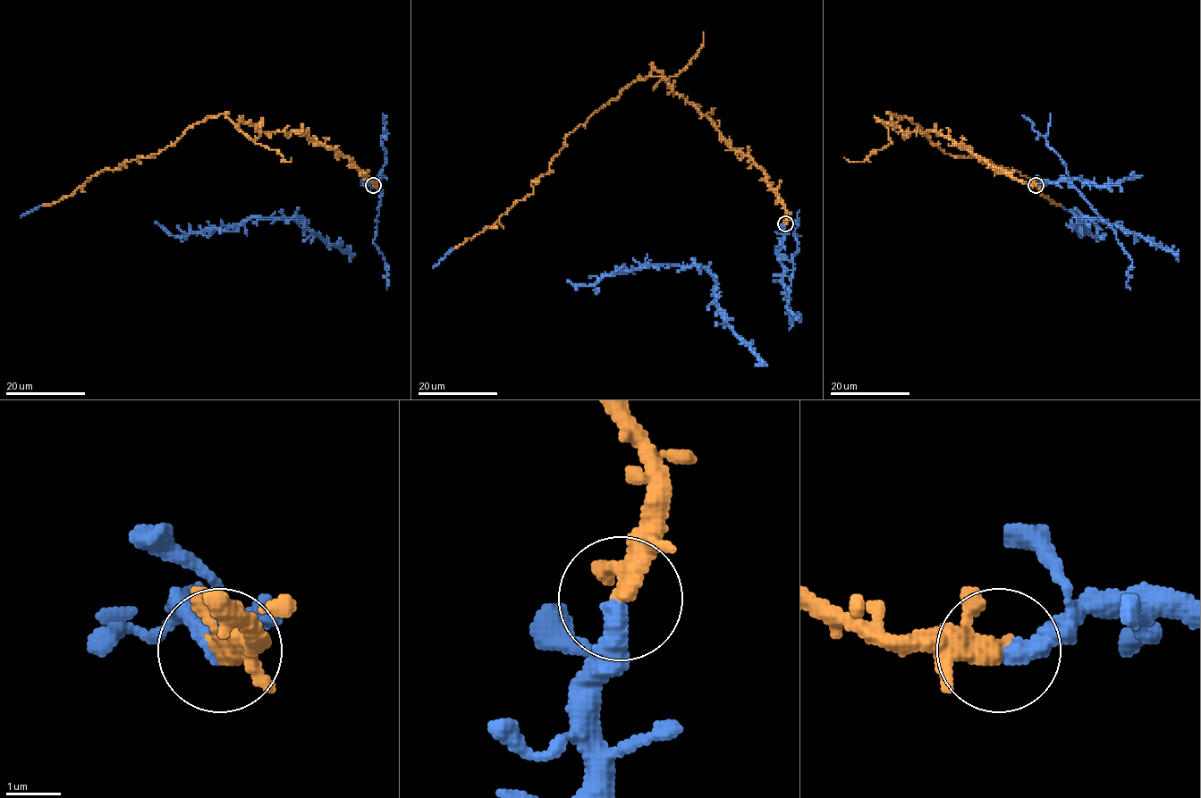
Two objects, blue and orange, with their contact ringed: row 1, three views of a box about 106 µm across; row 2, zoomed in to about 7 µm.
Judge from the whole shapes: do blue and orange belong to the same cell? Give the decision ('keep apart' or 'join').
join

